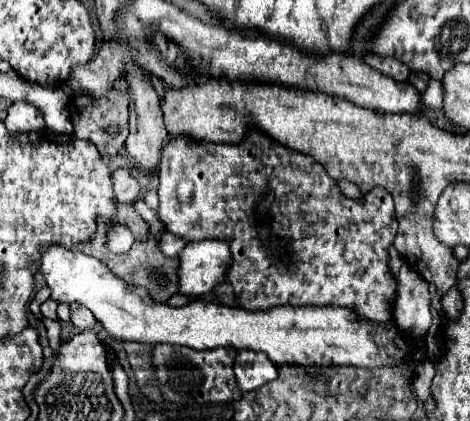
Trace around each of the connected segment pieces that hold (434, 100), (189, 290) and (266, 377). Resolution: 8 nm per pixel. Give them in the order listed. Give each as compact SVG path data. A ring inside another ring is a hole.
M430 81L428 89L424 91L424 107L426 109L442 109L444 107L444 85L442 81Z
M210 239L188 243L178 257L178 291L186 297L198 297L212 291L224 279L226 267L230 265L230 249L226 243Z
M240 349L236 355L236 379L242 391L254 391L268 381L276 379L278 367L268 359L266 353L256 353L252 349Z

